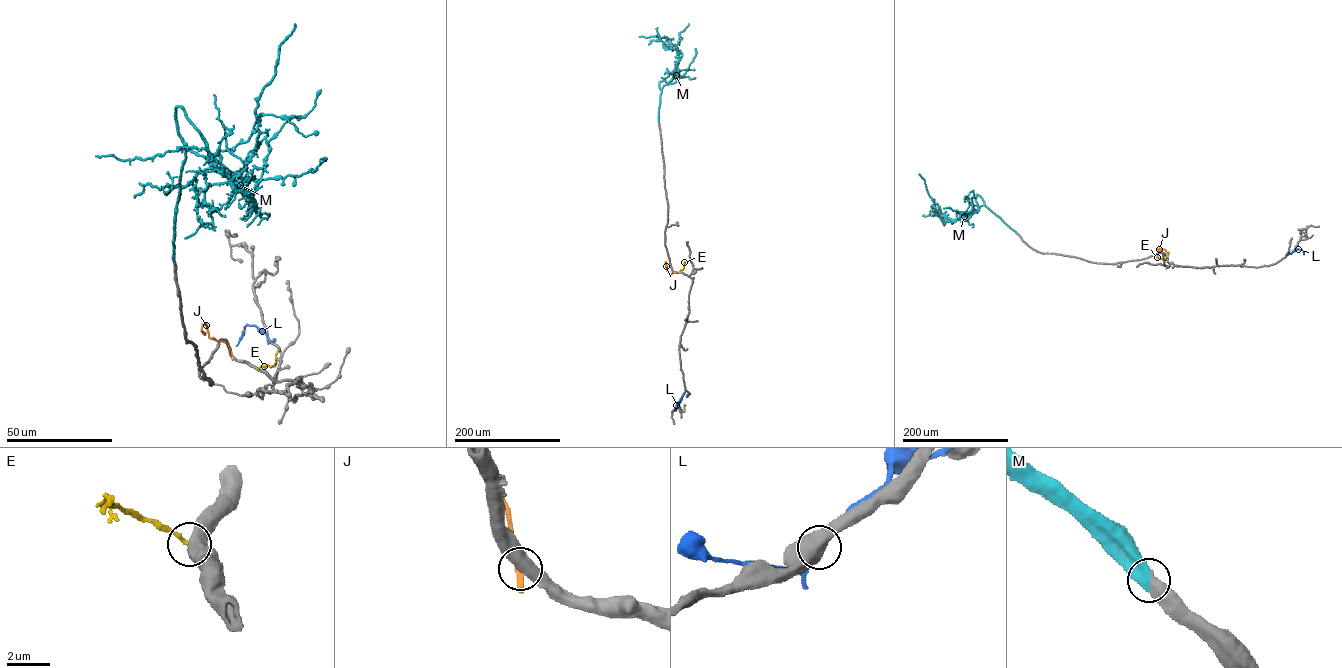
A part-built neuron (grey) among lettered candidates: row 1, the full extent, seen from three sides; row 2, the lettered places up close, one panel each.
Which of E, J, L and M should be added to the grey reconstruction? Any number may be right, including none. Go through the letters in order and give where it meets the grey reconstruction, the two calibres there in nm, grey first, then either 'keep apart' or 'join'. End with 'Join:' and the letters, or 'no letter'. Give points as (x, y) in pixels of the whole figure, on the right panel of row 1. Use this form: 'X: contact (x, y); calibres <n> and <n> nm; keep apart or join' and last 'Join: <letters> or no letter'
E: contact (1167, 260); calibres 500 and 190 nm; keep apart
J: contact (1167, 257); calibres 550 and 320 nm; keep apart
L: contact (1291, 253); calibres 650 and 160 nm; keep apart
M: contact (1016, 233); calibres 550 and 650 nm; join
Join: M

